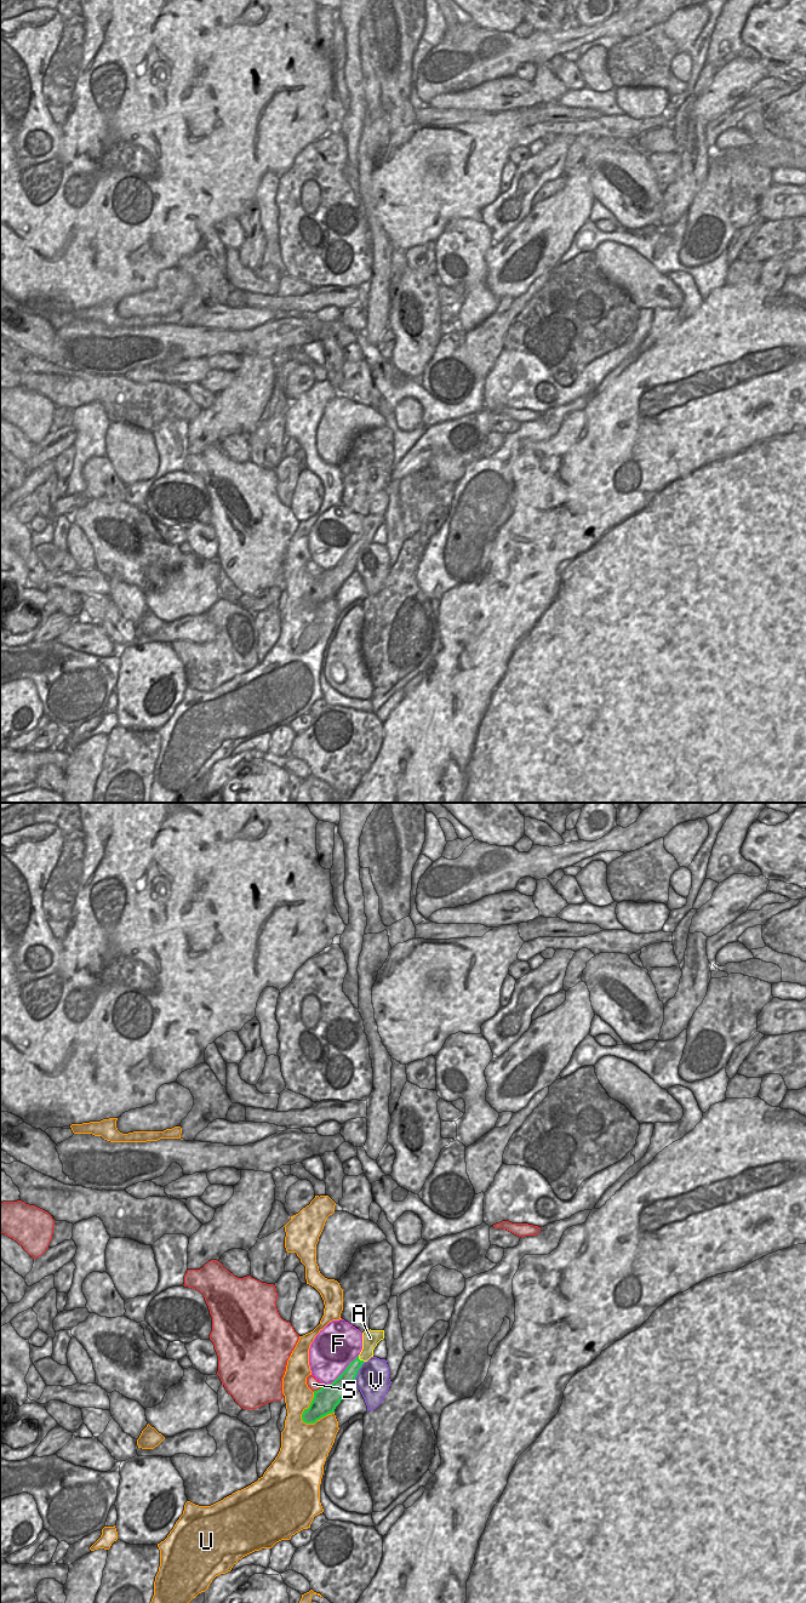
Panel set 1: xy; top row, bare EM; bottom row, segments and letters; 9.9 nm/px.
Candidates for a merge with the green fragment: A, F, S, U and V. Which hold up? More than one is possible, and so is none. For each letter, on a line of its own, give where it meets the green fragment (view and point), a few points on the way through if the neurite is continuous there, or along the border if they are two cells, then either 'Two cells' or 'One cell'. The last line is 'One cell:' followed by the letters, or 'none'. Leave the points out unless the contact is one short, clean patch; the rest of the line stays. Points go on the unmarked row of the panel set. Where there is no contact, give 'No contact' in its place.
A: Touches green at xy (359, 545). Path across: xy (346, 565), (359, 545), (367, 536), (370, 523). One cell
F: Touches green at xy (342, 558). Two cells
S: Touches green at xy (318, 575). Two cells
U: Touches green at xy (316, 605). Two cells
V: Touches green at xy (356, 558). Boundary: xy (365, 547), (359, 554), (354, 569). Two cells
One cell: A

